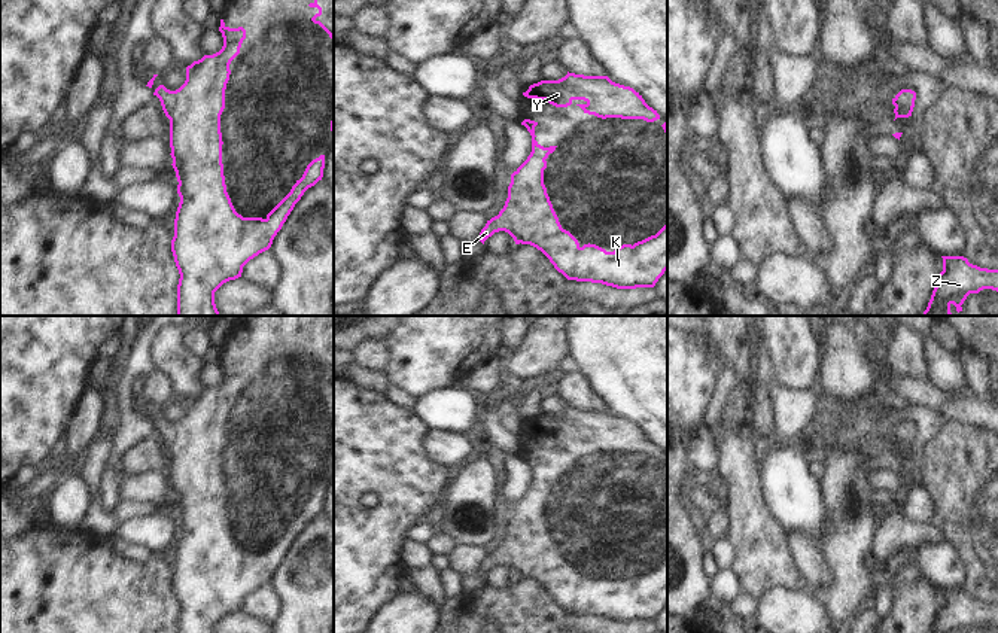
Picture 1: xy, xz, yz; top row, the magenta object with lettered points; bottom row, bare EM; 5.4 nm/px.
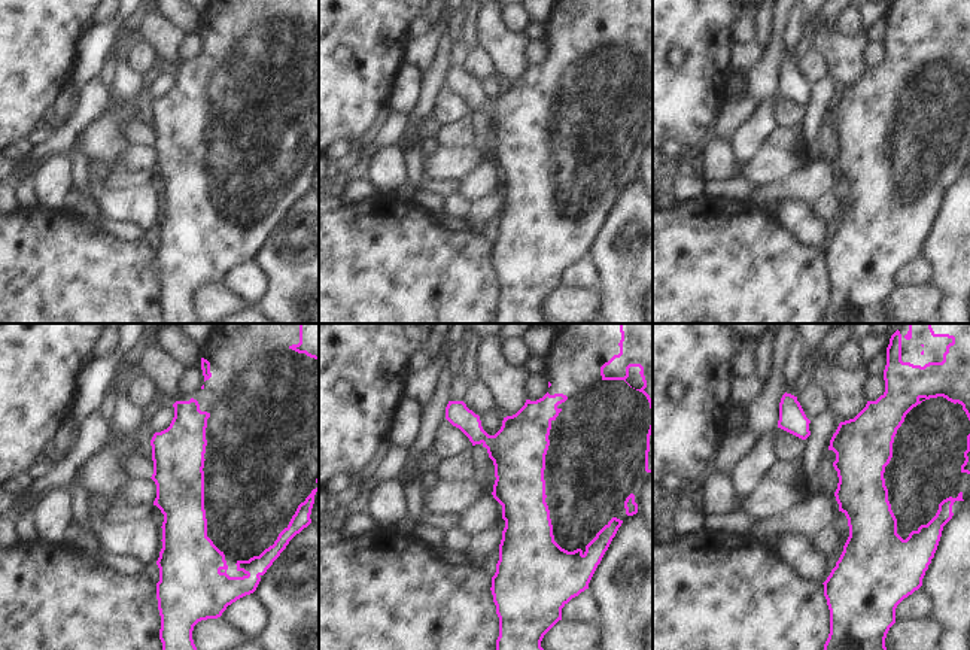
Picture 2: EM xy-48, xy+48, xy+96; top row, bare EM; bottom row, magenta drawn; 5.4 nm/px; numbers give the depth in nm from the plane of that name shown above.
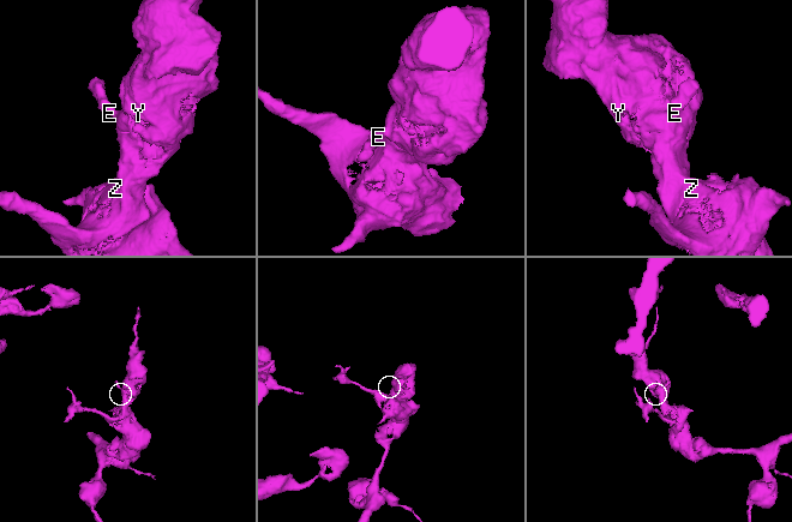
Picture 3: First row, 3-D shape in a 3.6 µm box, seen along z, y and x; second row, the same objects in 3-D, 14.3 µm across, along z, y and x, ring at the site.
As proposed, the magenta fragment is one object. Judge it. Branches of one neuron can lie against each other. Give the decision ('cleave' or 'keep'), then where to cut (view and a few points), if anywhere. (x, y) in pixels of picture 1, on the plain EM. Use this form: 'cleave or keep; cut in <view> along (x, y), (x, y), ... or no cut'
keep; no cut

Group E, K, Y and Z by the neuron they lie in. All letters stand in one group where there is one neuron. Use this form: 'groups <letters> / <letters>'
groups E K Y Z

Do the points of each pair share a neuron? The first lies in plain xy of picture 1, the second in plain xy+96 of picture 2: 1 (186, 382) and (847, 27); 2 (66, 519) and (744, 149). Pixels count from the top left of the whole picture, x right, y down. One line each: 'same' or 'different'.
1: different
2: different

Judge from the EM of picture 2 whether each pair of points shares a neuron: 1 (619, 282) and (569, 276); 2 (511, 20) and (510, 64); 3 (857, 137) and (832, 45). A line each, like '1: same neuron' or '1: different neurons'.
1: different neurons
2: different neurons
3: different neurons

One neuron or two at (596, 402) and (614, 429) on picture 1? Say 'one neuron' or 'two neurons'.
two neurons

